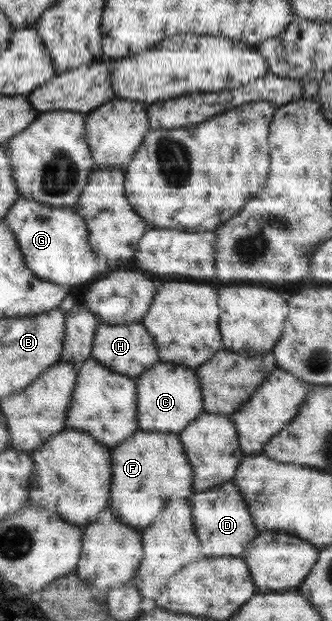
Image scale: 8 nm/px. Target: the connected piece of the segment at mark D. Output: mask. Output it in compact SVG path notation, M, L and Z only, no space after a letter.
M232 481L219 484L208 492L196 492L190 496L192 502L192 524L200 540L203 556L240 556L246 550L246 544L258 533L250 518L247 504Z

